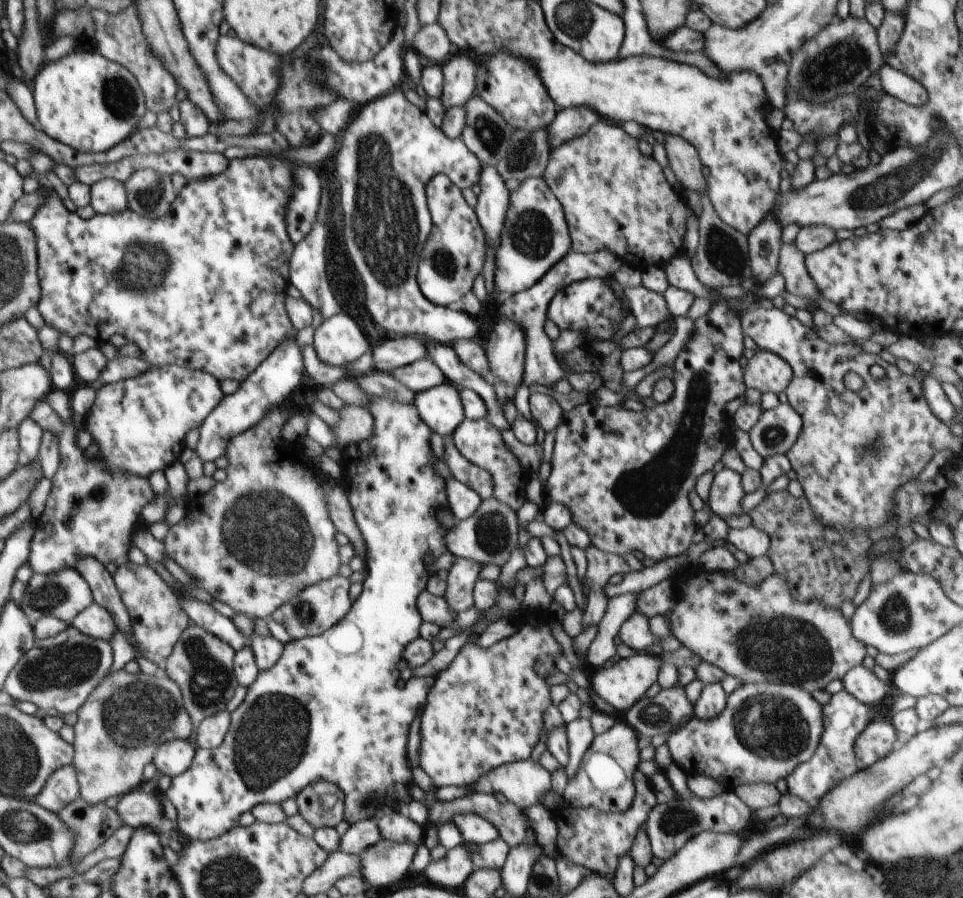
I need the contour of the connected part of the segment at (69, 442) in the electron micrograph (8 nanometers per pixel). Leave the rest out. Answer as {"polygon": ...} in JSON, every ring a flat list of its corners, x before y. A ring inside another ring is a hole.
{"polygon":[[39,400,30,417,59,438,60,466,51,478,51,491,36,524,27,564,41,575,75,569,77,561,86,557,95,558,104,566,109,562,117,567,126,564,133,544,134,522,138,522,141,510,155,497,149,479,124,471,111,474,102,460,88,458,76,444,77,428,58,416,48,401]]}

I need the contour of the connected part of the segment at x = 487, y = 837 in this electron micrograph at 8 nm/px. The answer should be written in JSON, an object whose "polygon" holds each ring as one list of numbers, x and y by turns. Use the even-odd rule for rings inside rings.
{"polygon":[[456,814,448,823,450,822,456,825,466,843,487,843,496,840,496,837,499,836,498,829,479,814]]}

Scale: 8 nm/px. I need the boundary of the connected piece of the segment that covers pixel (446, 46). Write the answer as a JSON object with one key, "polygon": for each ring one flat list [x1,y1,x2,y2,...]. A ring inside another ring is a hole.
{"polygon":[[436,22,424,25,410,42,417,54,432,58,432,62,441,65,454,56,454,48,446,31]]}

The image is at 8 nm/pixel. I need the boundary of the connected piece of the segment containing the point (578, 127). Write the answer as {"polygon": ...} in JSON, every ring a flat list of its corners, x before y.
{"polygon":[[589,107,559,109,547,128,551,152,576,137,584,136,600,119,601,116]]}

